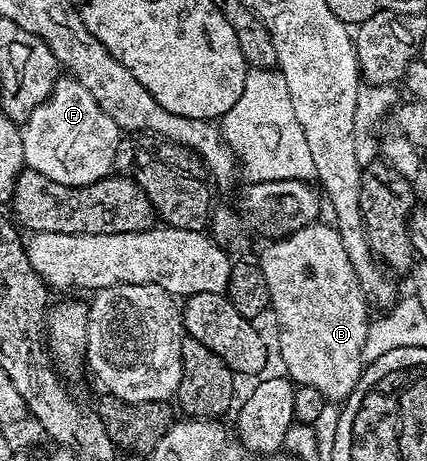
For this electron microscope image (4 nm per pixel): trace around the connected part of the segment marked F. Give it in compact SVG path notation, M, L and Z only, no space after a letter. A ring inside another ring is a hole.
M60 78L46 103L32 112L21 129L25 167L68 186L84 186L111 175L120 139L120 129L104 110L72 78Z

